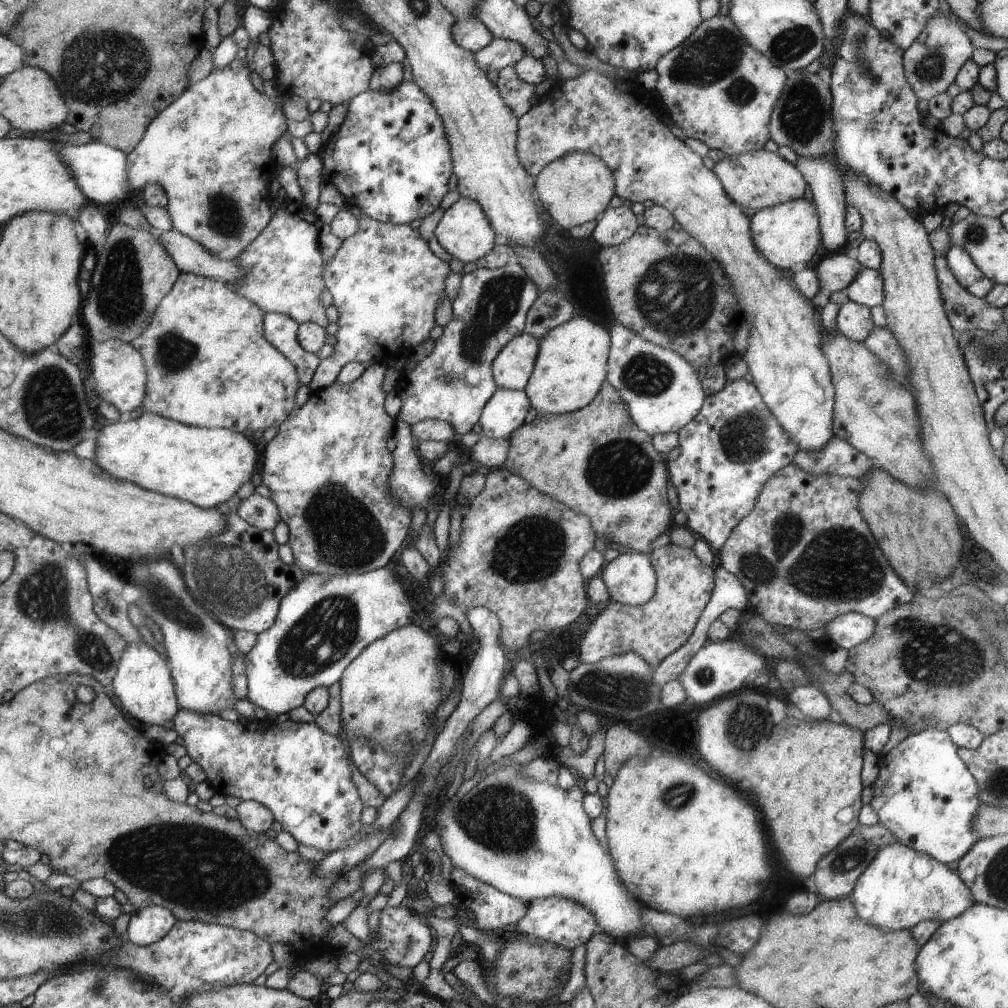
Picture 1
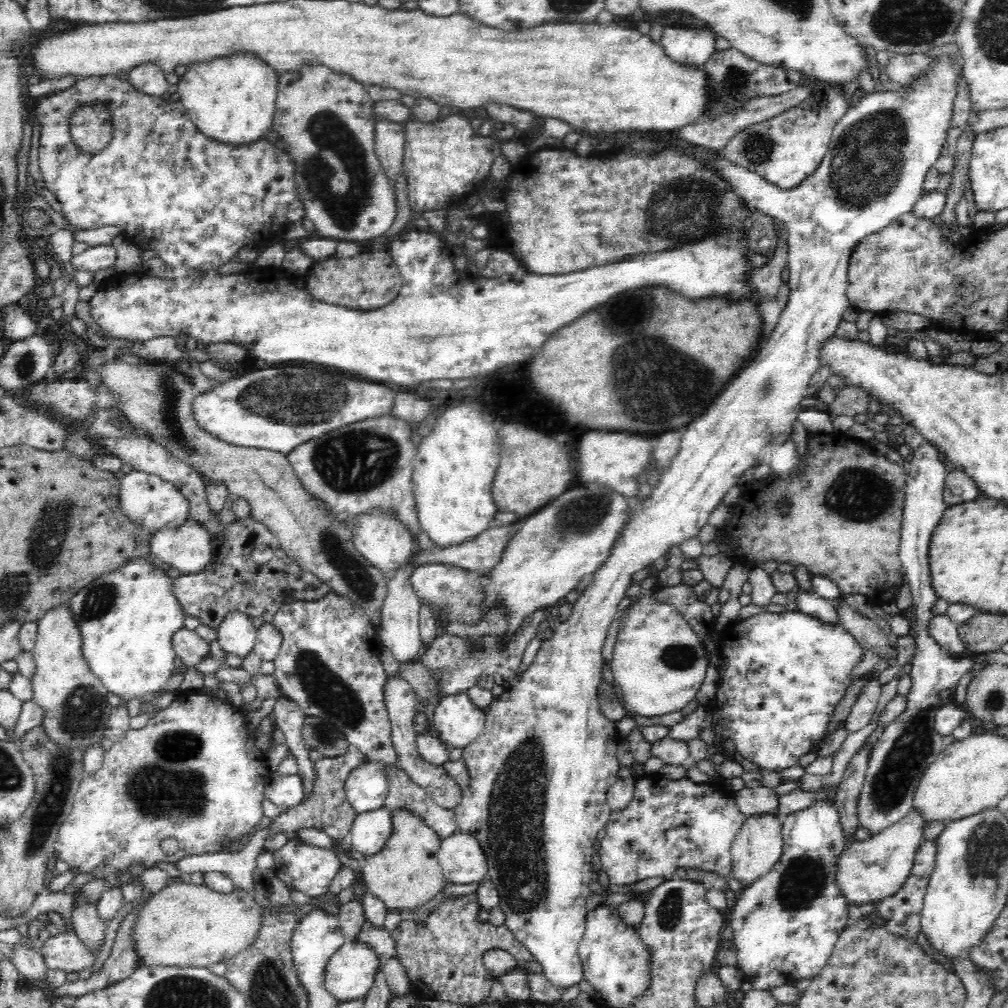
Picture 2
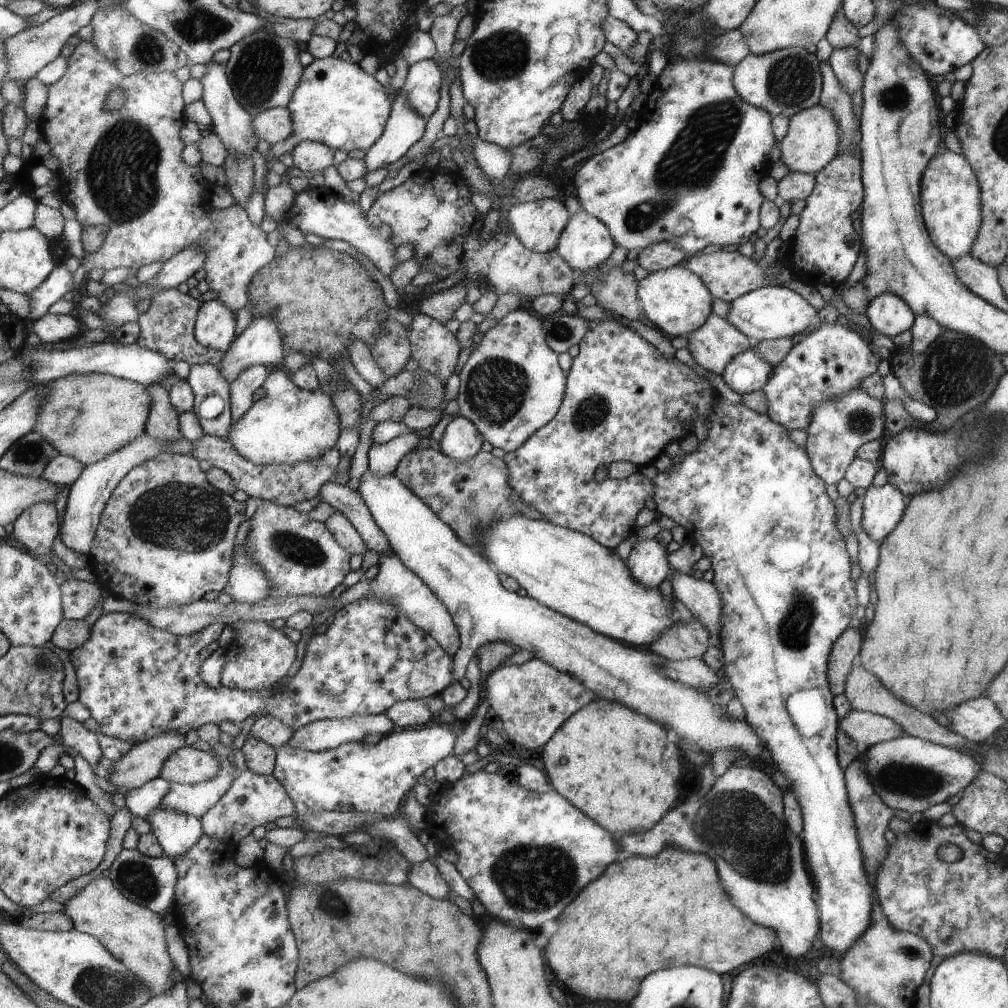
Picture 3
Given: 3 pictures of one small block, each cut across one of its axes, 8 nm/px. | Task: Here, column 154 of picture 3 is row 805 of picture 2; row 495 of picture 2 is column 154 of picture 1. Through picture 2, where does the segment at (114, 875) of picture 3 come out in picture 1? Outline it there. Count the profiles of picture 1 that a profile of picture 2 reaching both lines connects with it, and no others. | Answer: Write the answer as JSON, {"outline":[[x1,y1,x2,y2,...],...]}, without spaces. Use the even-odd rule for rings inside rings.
{"outline":[[148,905,132,914,129,939,136,946,148,946,162,940,178,921,175,913,160,905]]}

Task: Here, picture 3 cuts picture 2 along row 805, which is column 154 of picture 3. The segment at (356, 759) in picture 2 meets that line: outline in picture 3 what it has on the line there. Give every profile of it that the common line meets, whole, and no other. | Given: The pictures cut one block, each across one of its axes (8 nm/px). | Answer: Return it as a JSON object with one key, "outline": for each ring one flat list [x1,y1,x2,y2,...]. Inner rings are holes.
{"outline":[[177,288,160,292,151,300,147,312,137,319,141,332,136,342,140,347,166,354,174,362,186,361,190,366,198,364,216,365,221,362,223,353,201,346,195,338,195,323,201,300,181,294]]}

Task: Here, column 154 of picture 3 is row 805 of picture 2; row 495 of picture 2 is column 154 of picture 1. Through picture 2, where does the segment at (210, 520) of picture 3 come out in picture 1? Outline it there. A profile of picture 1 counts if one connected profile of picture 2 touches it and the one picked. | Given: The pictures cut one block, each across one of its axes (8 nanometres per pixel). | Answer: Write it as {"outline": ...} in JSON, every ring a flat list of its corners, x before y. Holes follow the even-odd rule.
{"outline":[[148,637,140,644,138,642,129,644,120,672,115,678,114,690,121,698,124,710,130,712,135,720,141,722,141,725,164,726,178,714,178,704,176,704,178,693,174,692,169,666,166,666,166,662,160,658,160,654,152,650,152,647]]}

